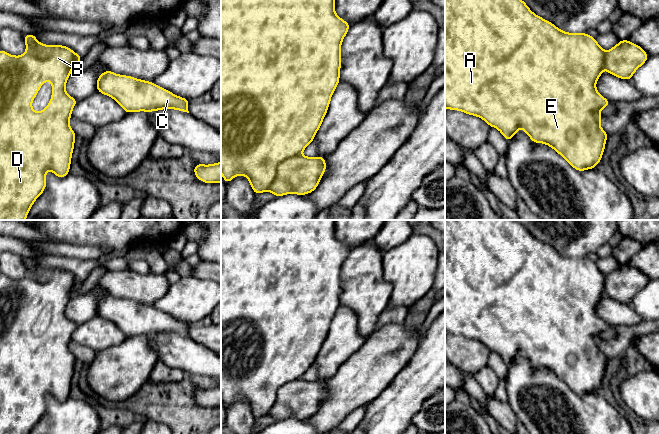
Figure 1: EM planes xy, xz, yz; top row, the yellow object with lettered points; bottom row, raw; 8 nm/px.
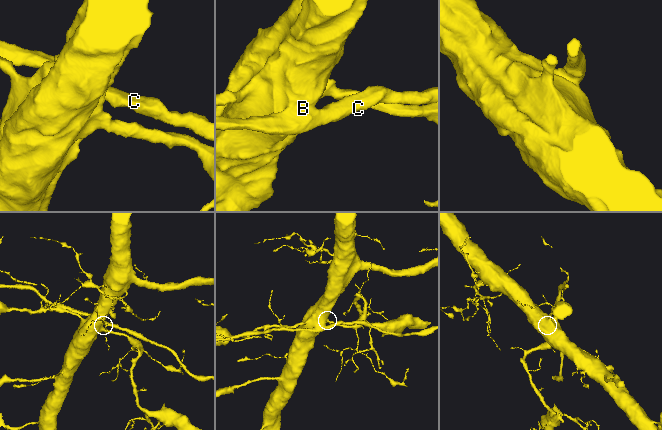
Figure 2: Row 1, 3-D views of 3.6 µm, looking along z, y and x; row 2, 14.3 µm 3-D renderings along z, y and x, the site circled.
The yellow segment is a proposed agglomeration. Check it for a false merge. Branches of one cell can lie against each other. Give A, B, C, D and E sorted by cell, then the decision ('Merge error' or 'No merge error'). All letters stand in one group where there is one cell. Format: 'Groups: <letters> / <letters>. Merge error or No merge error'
Groups: A B D E / C. Merge error

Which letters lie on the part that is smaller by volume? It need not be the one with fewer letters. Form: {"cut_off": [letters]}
{"cut_off": ["C"]}

